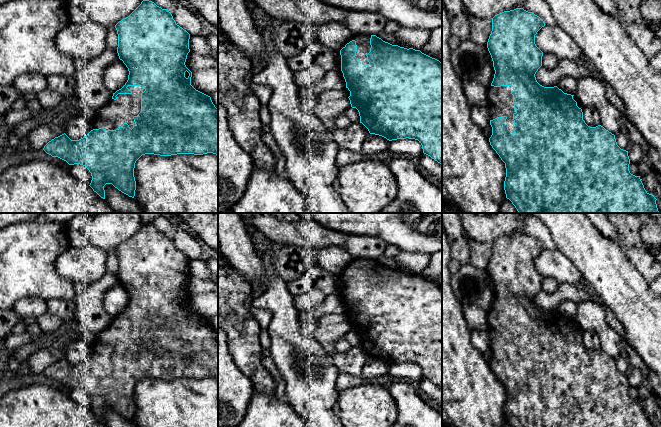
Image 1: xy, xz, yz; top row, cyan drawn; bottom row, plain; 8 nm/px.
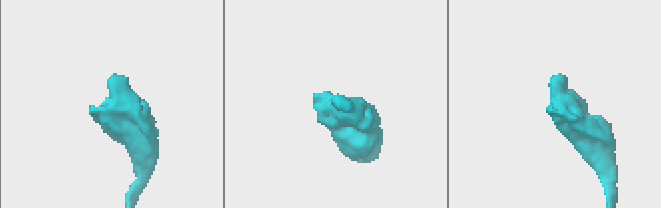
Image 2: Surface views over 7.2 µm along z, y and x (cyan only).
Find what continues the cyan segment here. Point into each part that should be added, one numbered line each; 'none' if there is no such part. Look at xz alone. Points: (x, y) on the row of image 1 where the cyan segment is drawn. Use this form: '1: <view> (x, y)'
1: xz (362, 41)

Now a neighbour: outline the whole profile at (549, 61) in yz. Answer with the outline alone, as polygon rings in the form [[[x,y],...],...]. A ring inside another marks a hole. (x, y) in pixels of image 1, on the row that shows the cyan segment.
[[[544,53],[542,56],[542,66],[548,70],[554,69],[558,64],[558,58],[551,53]]]

